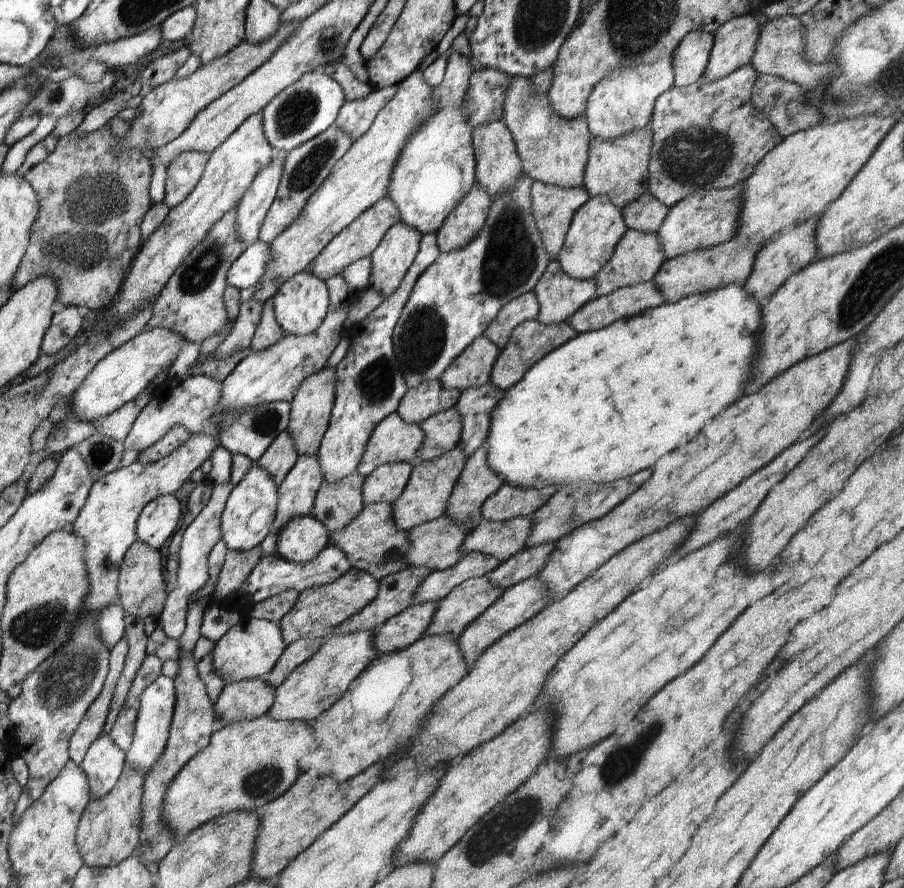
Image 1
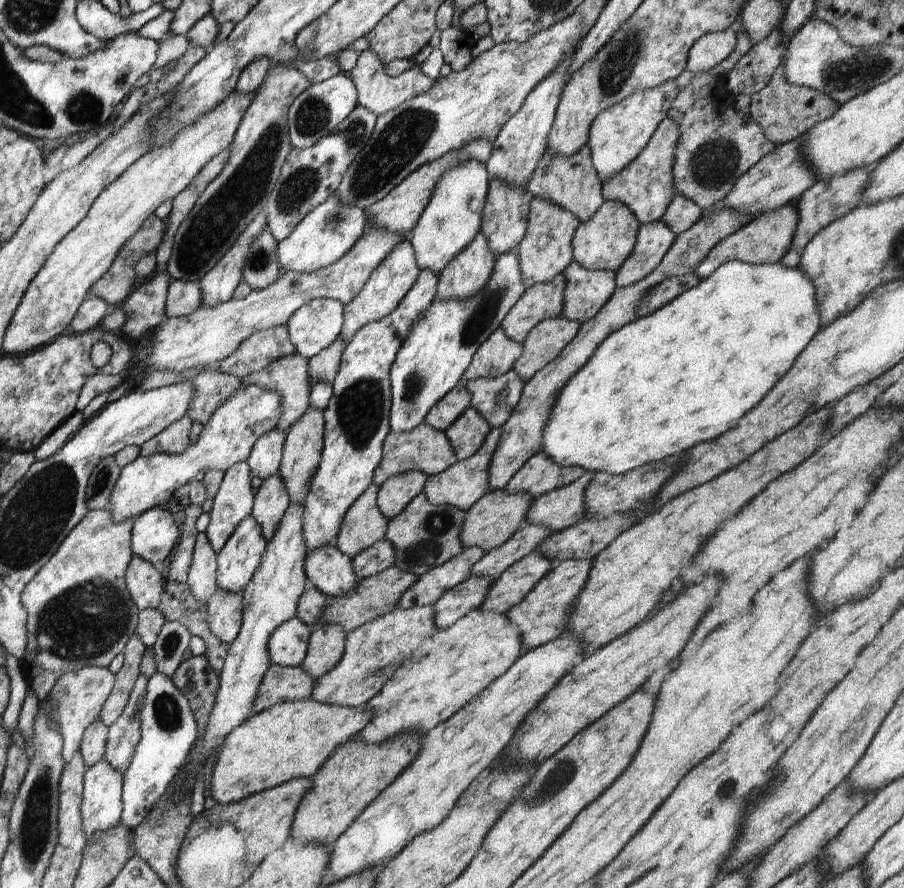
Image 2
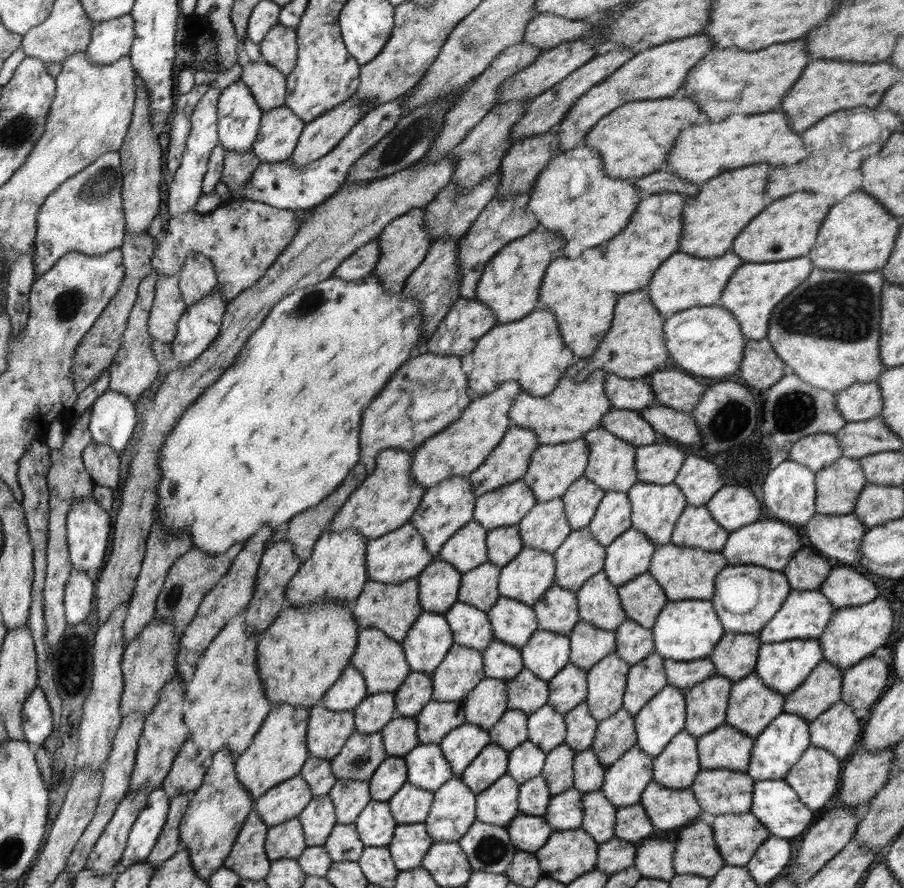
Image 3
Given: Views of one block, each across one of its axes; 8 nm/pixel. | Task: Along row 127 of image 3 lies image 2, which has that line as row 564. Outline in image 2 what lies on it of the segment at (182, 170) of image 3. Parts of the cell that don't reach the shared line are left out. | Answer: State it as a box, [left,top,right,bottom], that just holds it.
[187,533,219,605]

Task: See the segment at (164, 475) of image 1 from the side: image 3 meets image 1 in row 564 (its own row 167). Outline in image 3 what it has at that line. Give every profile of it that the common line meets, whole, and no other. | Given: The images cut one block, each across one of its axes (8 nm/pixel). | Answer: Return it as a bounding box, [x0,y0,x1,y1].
[33,152,126,276]

